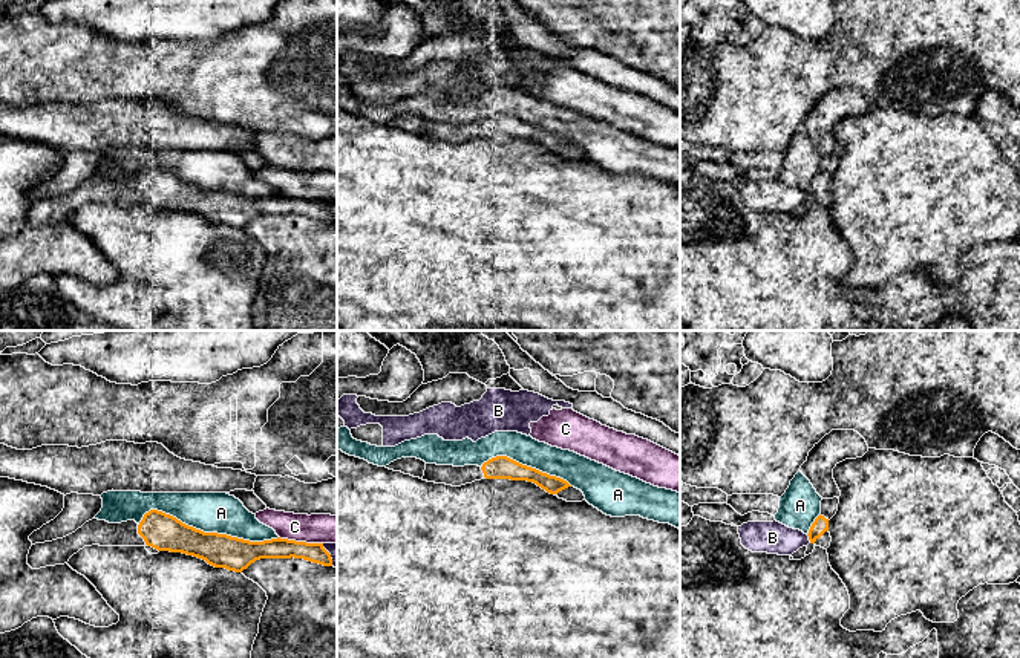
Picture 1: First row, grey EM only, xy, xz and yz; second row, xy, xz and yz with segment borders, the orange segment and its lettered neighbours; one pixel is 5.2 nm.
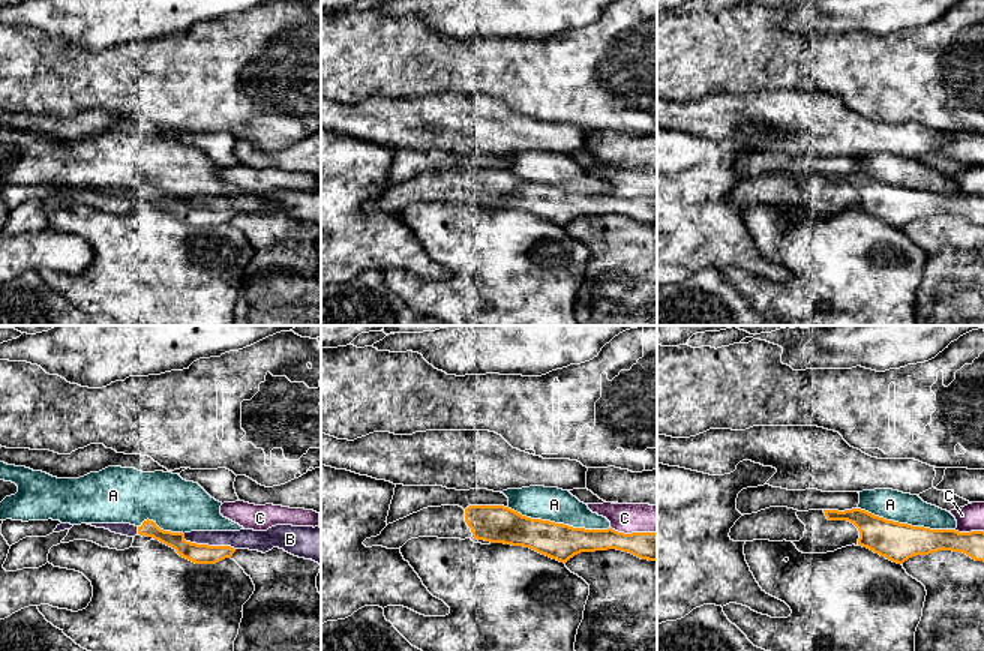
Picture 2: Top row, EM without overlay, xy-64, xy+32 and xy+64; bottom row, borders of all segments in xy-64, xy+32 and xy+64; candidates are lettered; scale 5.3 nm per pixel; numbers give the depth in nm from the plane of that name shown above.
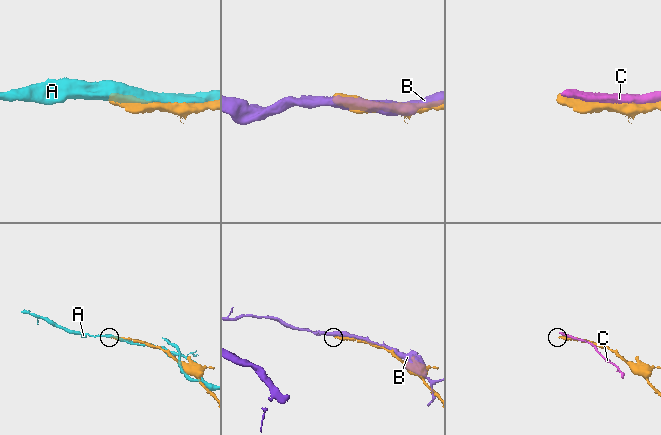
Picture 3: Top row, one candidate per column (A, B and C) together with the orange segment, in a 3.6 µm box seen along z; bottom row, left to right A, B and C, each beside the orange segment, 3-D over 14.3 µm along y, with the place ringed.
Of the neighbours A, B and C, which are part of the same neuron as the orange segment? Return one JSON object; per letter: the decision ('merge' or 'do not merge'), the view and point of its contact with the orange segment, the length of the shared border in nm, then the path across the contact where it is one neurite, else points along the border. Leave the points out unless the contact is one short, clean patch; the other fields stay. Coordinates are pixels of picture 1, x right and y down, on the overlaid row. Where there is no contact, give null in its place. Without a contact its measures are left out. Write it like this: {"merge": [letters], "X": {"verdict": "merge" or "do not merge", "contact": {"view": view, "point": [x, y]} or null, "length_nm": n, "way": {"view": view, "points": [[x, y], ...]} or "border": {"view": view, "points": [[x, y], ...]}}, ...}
{"merge": [], "A": {"verdict": "do not merge", "contact": {"view": "xy", "point": [207, 533]}, "length_nm": 750}, "B": {"verdict": "do not merge", "contact": {"view": "yz", "point": [809, 539]}, "length_nm": 50}, "C": {"verdict": "do not merge", "contact": {"view": "xy", "point": [300, 542]}, "length_nm": 240}}

